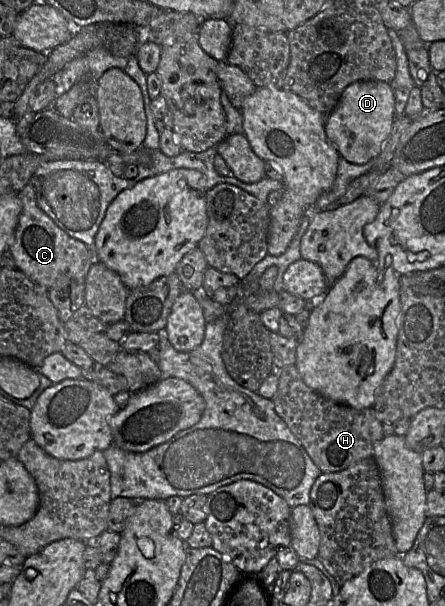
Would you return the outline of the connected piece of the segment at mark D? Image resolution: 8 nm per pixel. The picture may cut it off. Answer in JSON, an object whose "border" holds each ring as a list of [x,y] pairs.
{"border":[[[357,81],[345,88],[337,105],[325,121],[325,132],[340,156],[354,164],[377,157],[389,137],[395,120],[395,95],[390,83]]]}

